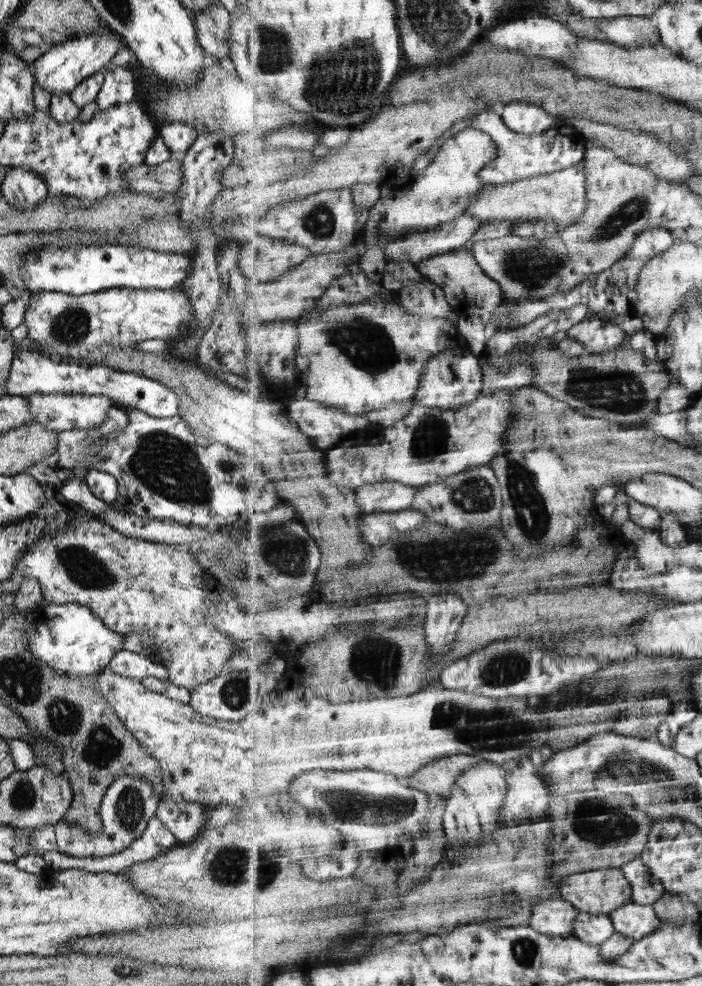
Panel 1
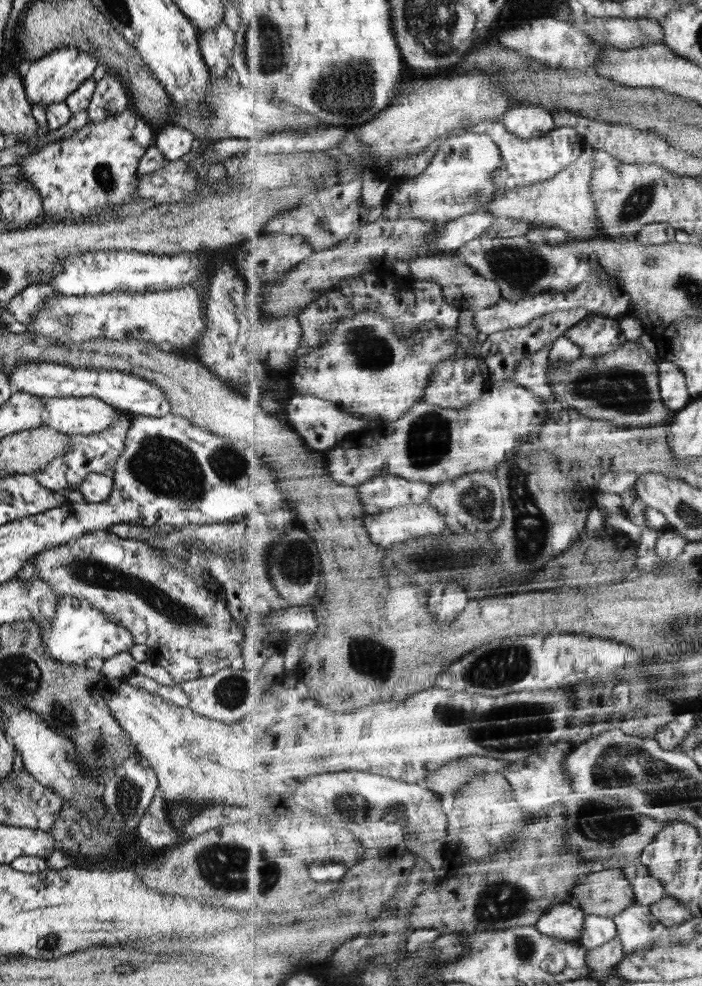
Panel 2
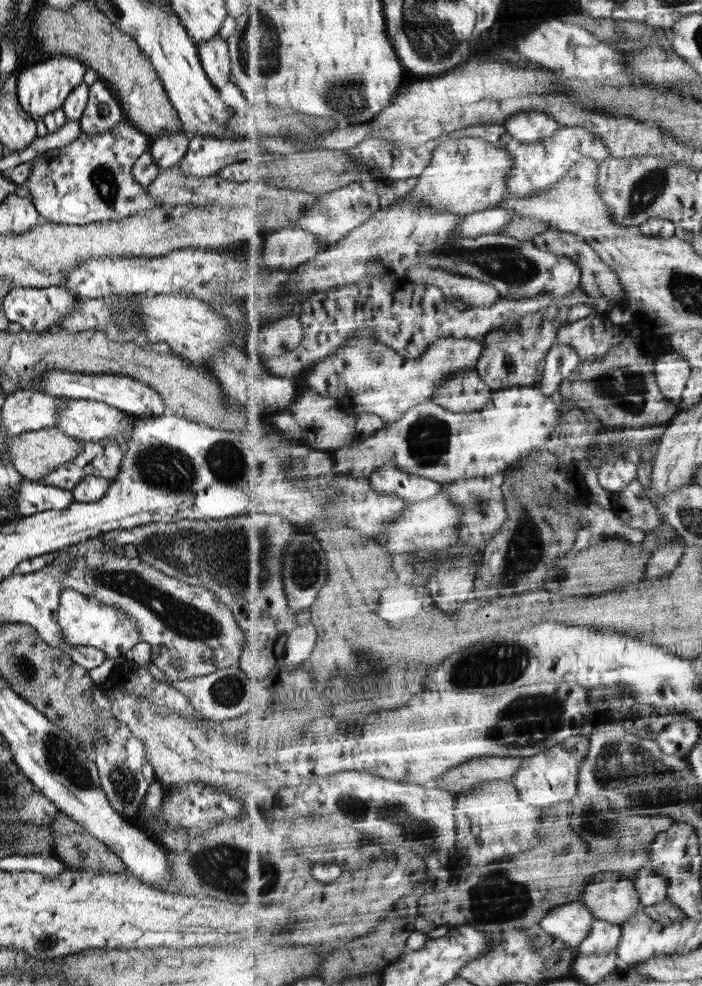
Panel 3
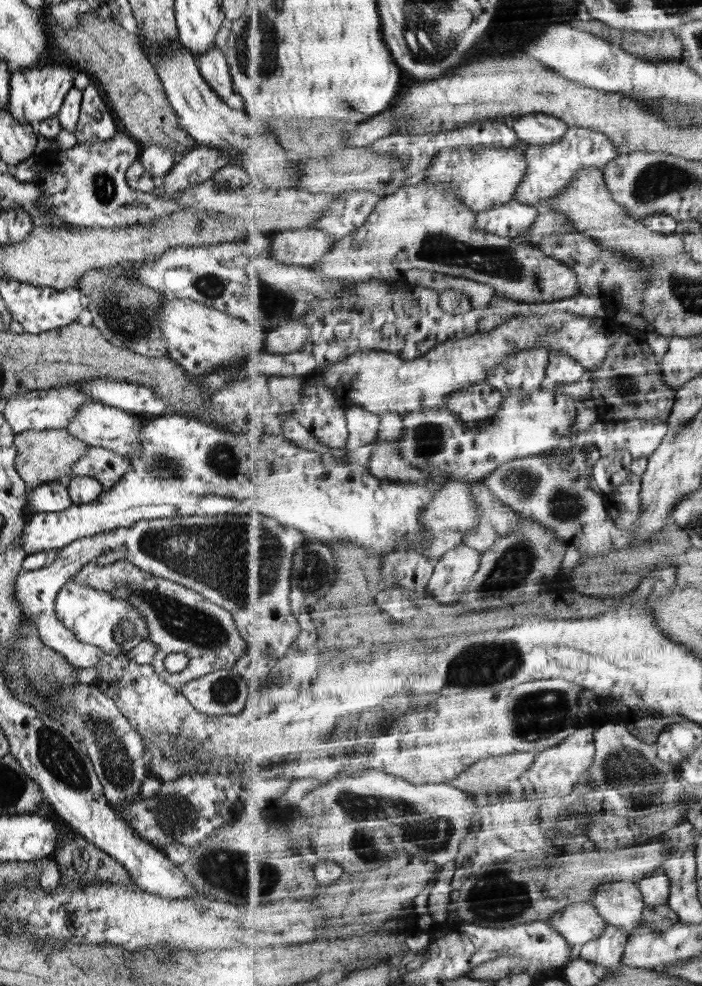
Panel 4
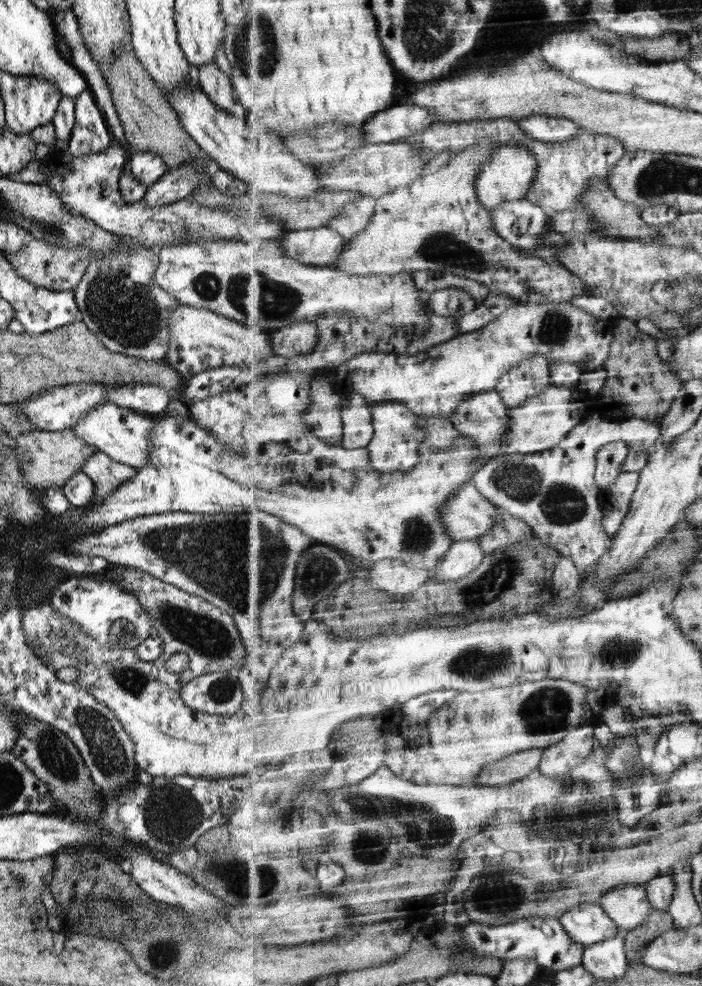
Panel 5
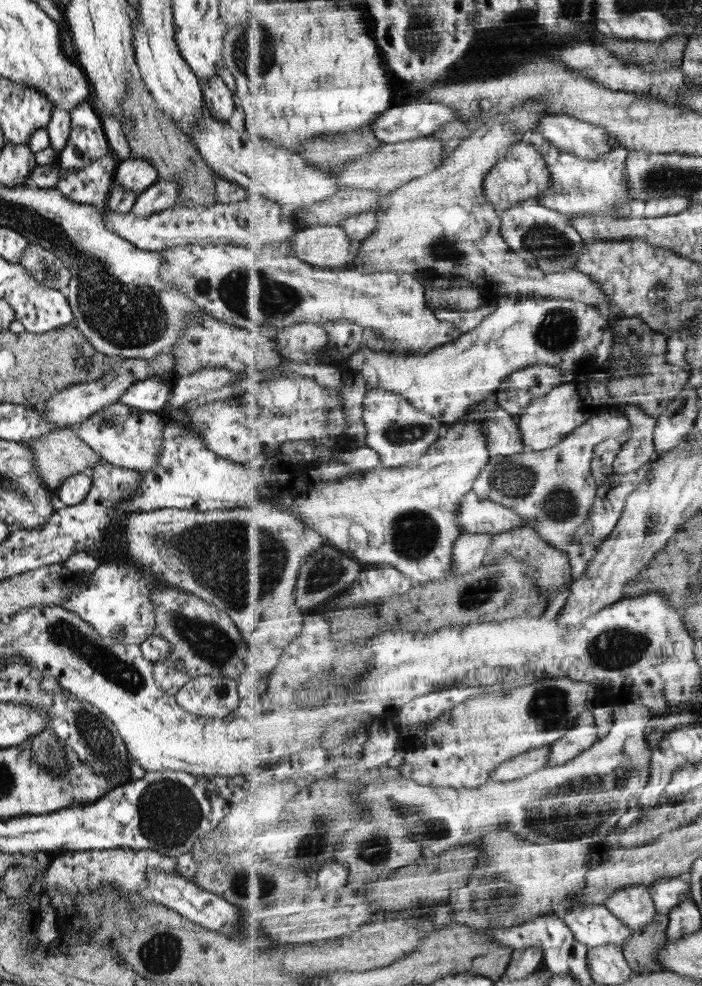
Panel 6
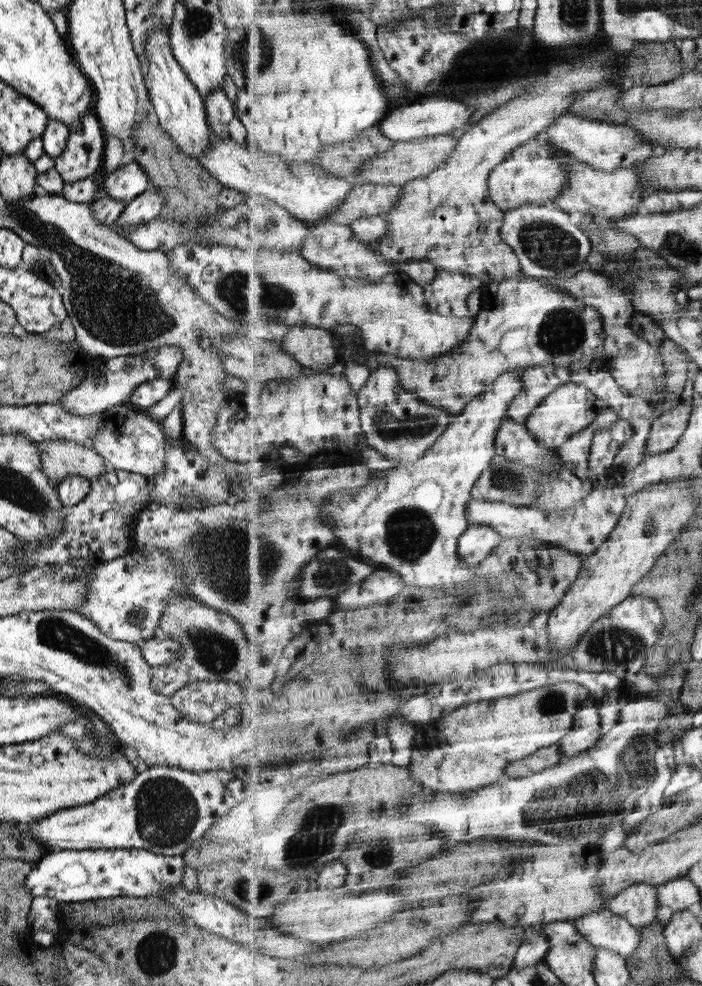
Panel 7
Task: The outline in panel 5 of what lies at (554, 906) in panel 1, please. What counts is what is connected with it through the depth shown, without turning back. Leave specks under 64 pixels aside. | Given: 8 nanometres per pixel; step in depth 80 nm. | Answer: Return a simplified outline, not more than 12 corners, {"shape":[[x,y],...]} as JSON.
{"shape":[[600,903],[568,908],[559,920],[586,947],[622,932]]}

